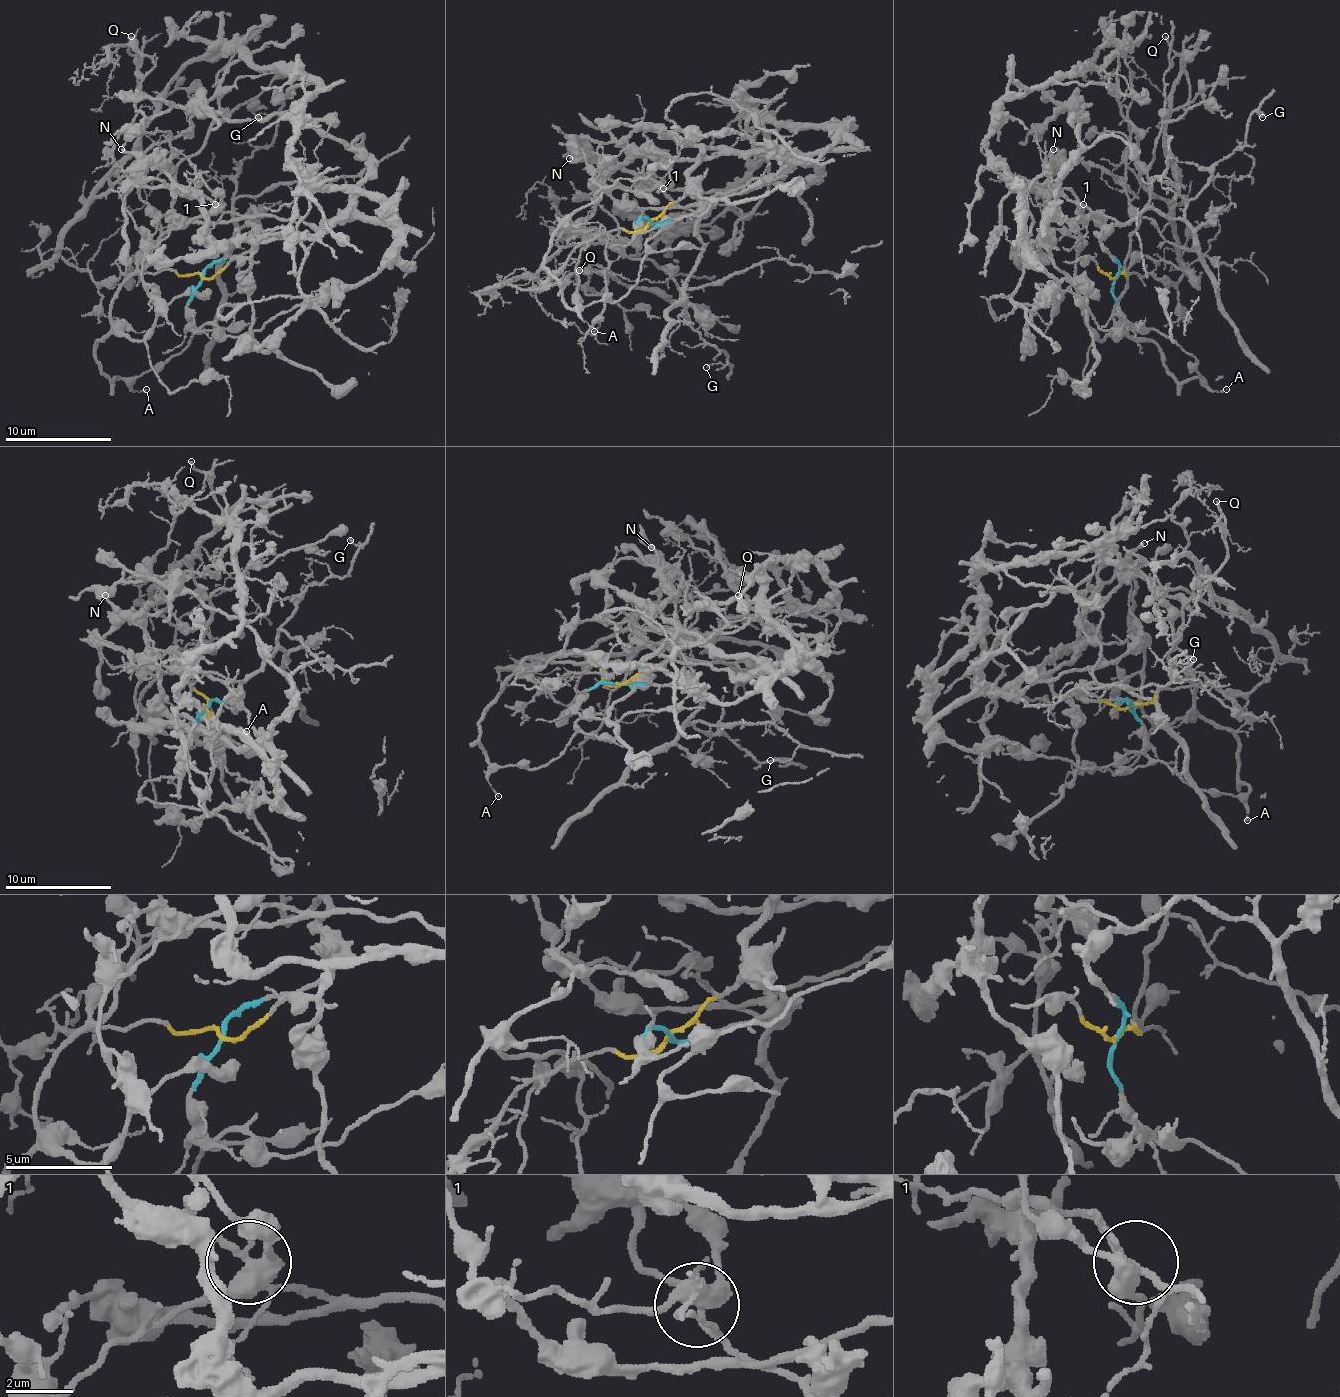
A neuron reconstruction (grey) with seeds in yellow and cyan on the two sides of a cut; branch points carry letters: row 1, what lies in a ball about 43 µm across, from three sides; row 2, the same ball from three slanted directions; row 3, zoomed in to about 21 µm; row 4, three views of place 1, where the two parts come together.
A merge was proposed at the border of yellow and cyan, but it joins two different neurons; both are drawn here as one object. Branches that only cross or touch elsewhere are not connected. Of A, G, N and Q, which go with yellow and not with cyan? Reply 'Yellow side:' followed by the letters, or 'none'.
Yellow side: A, Q

